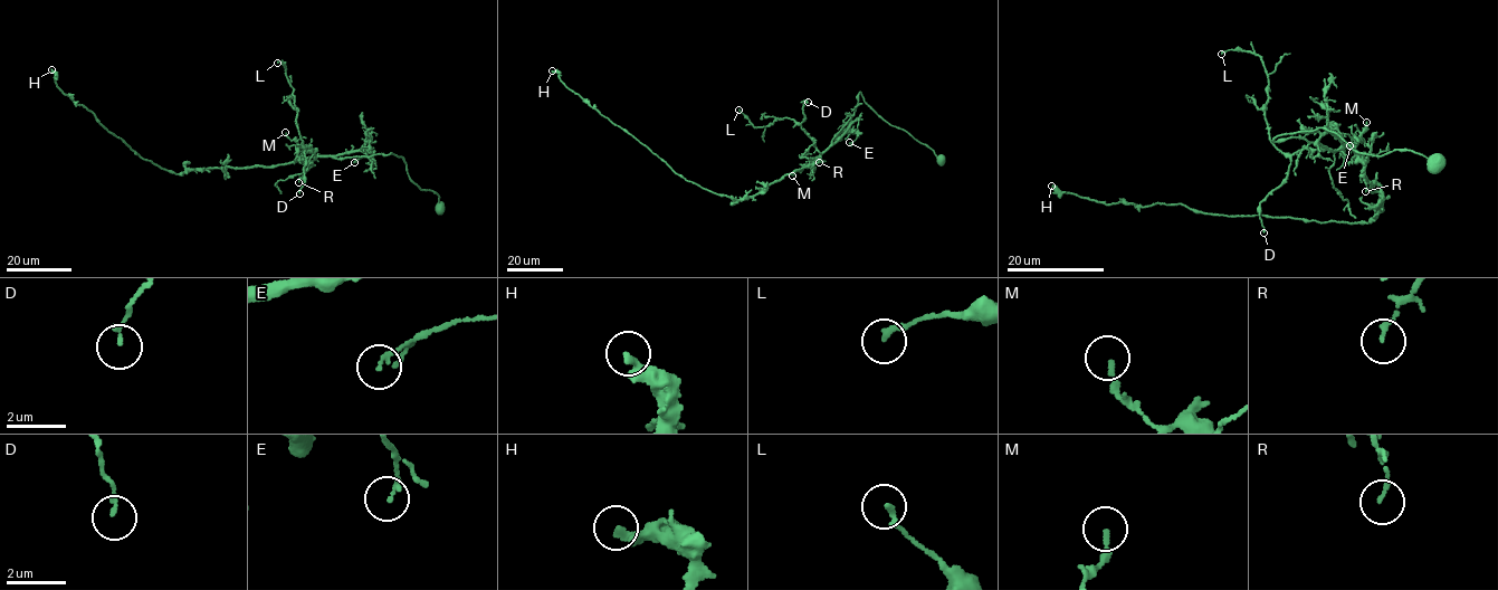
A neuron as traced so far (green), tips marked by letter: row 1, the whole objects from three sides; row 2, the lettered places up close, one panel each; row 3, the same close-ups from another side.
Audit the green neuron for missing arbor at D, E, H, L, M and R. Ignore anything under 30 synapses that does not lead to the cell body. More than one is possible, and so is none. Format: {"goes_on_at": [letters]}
{"goes_on_at": []}

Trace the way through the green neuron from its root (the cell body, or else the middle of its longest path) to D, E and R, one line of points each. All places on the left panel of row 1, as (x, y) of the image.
D: (440, 209), (437, 193), (411, 181), (402, 156), (391, 152), (315, 159), (307, 145), (299, 193)
E: (440, 209), (437, 193), (411, 181), (401, 156), (391, 152), (334, 158), (371, 151), (354, 162)
R: (440, 209), (437, 193), (421, 190), (411, 181), (402, 156), (391, 152), (337, 159), (312, 156), (298, 182)

